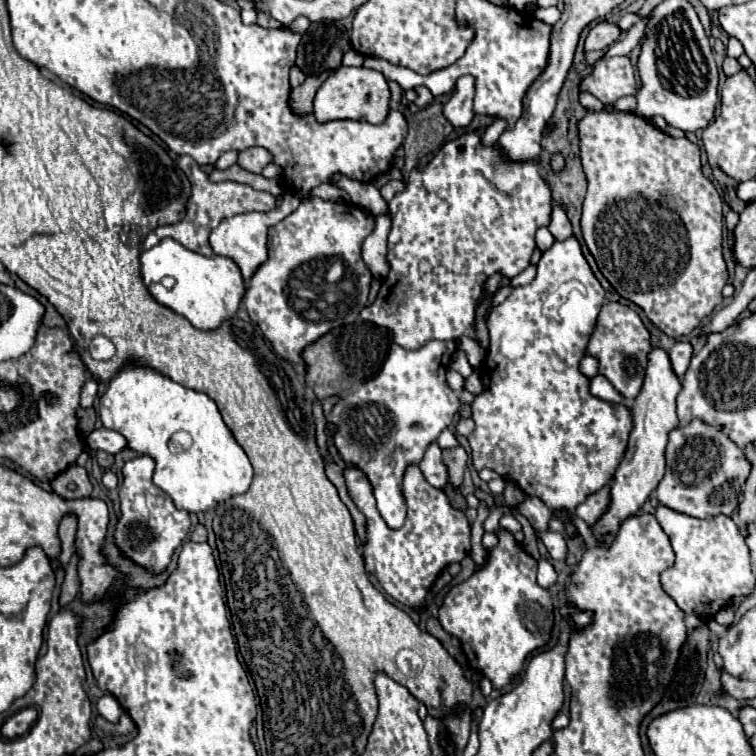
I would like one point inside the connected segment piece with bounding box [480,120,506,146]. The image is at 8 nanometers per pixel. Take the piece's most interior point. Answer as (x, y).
(491, 134)

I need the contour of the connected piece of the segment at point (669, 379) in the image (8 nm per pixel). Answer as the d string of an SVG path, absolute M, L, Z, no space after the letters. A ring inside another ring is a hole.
M652 348L648 352L648 368L646 368L646 380L632 404L632 418L634 418L634 428L628 438L628 448L626 454L614 474L612 482L612 500L608 512L600 518L600 524L592 526L592 532L598 540L612 542L616 538L618 526L632 514L636 514L642 504L648 500L650 492L658 486L658 482L664 476L666 470L666 458L664 450L668 444L668 434L678 428L678 416L676 416L676 396L680 392L682 384L680 378L672 370L672 362L668 358L668 352L664 348Z

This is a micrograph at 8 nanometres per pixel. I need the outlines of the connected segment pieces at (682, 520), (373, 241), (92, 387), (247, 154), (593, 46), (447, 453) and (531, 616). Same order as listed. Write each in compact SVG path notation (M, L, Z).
M660 506L656 510L656 520L676 552L676 562L672 568L660 574L660 584L686 614L714 618L726 606L726 602L752 592L754 576L750 572L748 546L730 516L720 514L712 520L698 520Z
M376 216L376 228L364 240L364 246L362 246L362 258L372 270L374 278L386 278L390 270L390 264L386 260L388 232L390 232L390 216Z
M86 378L84 386L82 386L82 408L88 408L94 404L94 398L96 398L96 390L98 390L98 384L94 378Z
M258 146L240 152L240 158L238 158L238 164L254 174L260 174L264 166L270 162L272 162L272 154L266 148L258 148Z
M600 22L596 24L588 38L586 38L586 52L592 52L592 50L606 50L612 42L618 40L618 36L622 34L620 26L618 24L610 24L610 22Z
M462 446L452 448L452 450L444 450L444 462L450 468L450 476L452 476L452 484L460 486L462 484L462 476L464 476L464 468L468 462L468 454Z
M500 530L500 544L490 550L486 564L478 572L474 572L472 578L448 592L444 604L440 606L438 620L446 632L462 640L462 650L468 658L468 664L476 672L482 672L486 678L490 678L492 686L498 690L518 676L526 658L534 650L550 642L554 628L554 604L548 590L536 584L536 560L528 552L524 552L524 548L514 540L510 532Z

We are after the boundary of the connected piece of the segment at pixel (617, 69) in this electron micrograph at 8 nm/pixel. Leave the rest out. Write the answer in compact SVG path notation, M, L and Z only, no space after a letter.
M626 56L602 58L594 64L594 72L582 82L582 90L594 94L600 102L612 104L622 96L636 94L636 78Z

